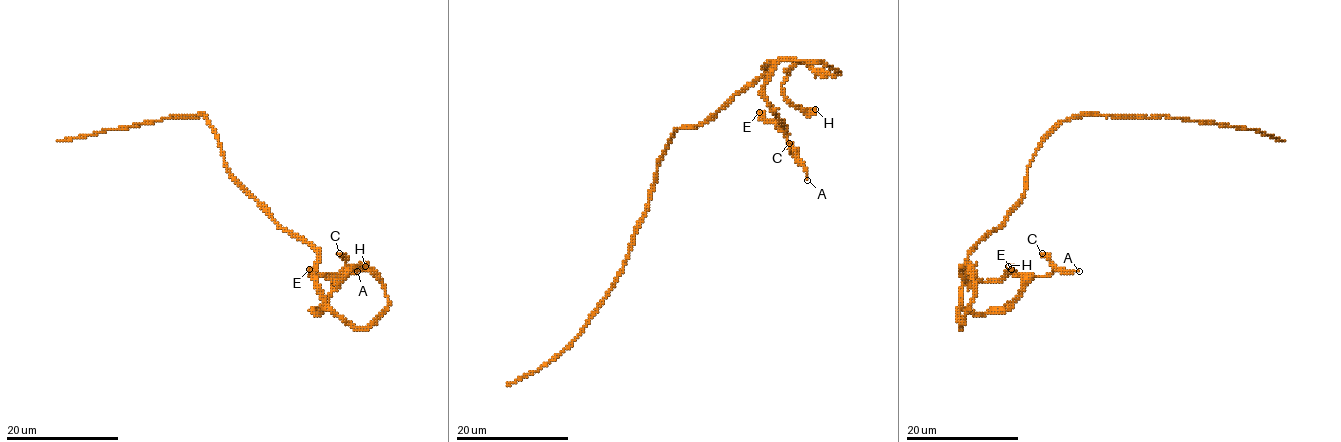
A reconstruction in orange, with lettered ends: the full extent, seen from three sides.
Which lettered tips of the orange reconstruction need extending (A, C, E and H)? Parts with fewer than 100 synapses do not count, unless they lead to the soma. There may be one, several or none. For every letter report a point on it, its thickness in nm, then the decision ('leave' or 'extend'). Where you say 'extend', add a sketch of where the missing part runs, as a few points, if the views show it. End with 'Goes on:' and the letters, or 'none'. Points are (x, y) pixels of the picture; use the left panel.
A: place (357, 271); calibre 180 nm; leave
C: place (339, 253); calibre 550 nm; leave
E: place (309, 269); calibre 500 nm; leave
H: place (365, 266); calibre 550 nm; leave
Goes on: none

